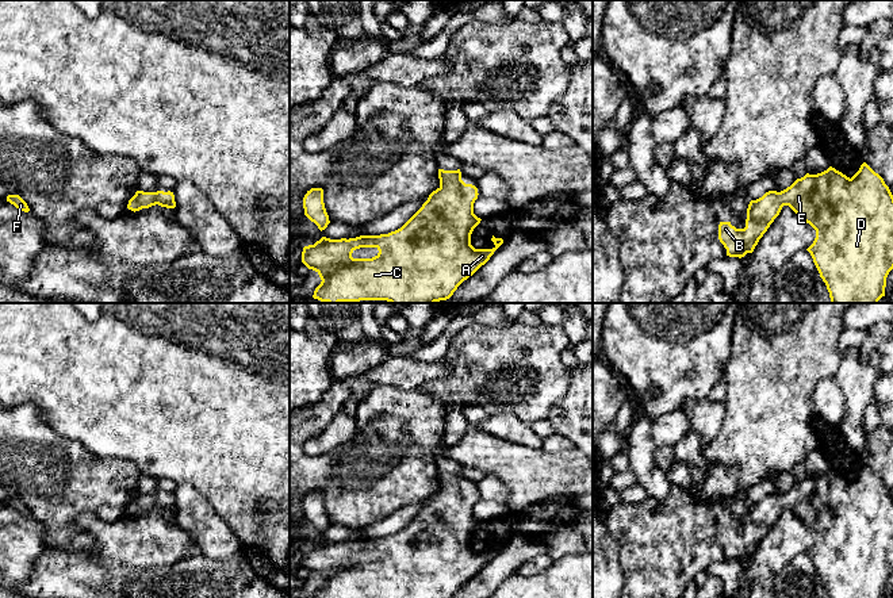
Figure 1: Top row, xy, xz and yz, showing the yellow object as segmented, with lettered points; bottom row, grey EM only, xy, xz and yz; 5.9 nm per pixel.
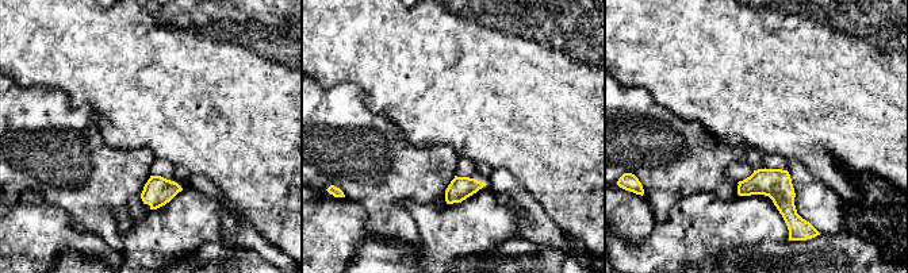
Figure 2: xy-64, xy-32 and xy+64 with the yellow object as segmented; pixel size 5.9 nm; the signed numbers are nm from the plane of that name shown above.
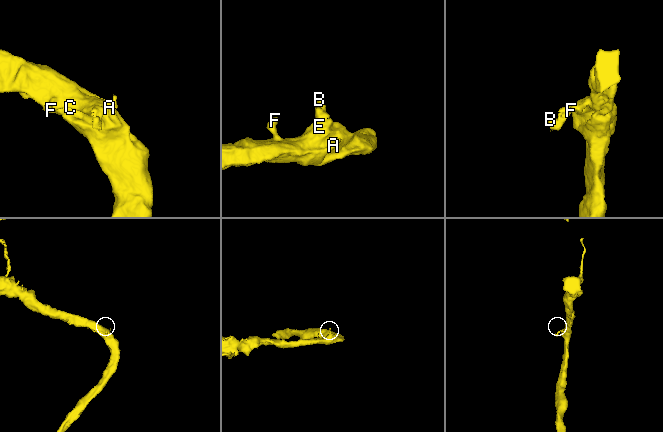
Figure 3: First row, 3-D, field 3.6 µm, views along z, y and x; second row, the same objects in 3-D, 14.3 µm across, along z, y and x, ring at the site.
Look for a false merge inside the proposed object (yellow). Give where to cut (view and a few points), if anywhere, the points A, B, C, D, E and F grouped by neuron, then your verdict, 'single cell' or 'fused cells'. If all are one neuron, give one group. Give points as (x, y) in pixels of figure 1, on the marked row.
no cut; A B C D E F; single cell

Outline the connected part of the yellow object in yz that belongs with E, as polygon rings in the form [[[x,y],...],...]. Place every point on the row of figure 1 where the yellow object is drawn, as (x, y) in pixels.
[[[863,162],[850,179],[829,166],[817,175],[806,173],[781,192],[766,192],[762,198],[750,202],[744,229],[736,229],[731,222],[720,222],[718,239],[727,249],[727,256],[741,258],[747,253],[752,253],[783,206],[789,206],[816,230],[816,238],[806,250],[827,285],[831,303],[878,303],[885,296],[886,277],[893,269],[893,195],[878,173]]]

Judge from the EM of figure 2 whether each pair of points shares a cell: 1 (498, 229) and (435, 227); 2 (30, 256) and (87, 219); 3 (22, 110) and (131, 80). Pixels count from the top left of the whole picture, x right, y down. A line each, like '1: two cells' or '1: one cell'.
1: one cell
2: two cells
3: two cells

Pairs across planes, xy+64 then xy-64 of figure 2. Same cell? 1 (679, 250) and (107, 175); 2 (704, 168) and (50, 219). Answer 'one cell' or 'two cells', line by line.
1: two cells
2: two cells

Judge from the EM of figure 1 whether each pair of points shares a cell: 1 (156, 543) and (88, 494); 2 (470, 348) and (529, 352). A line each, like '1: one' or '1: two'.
1: two
2: one

